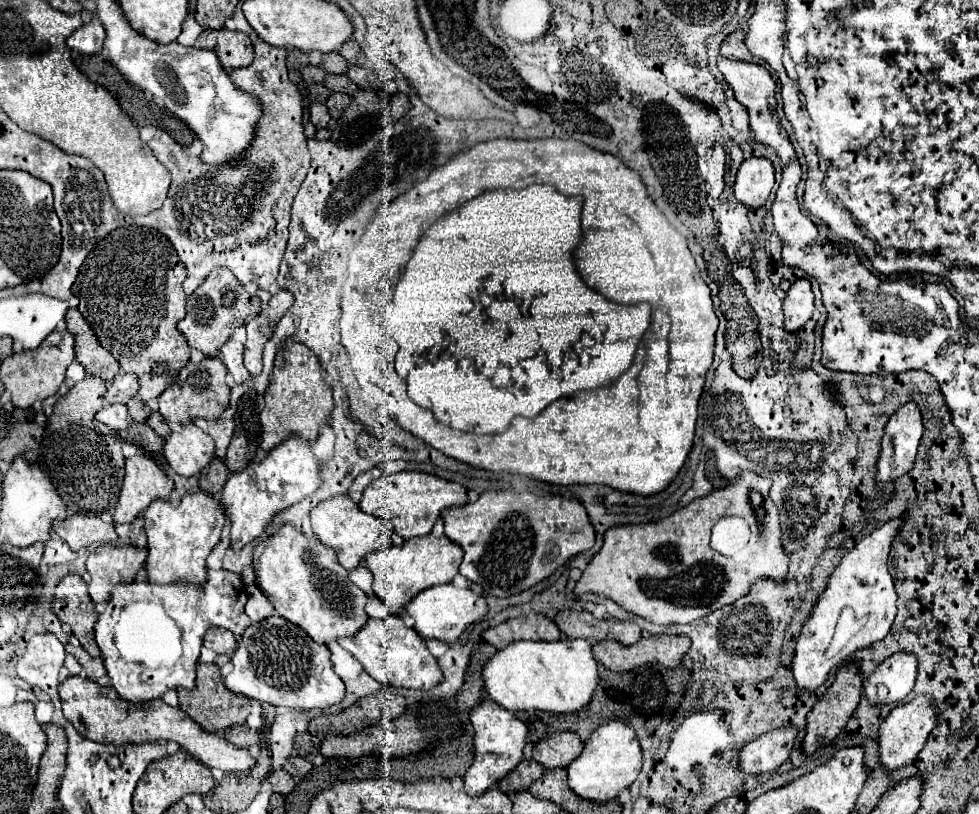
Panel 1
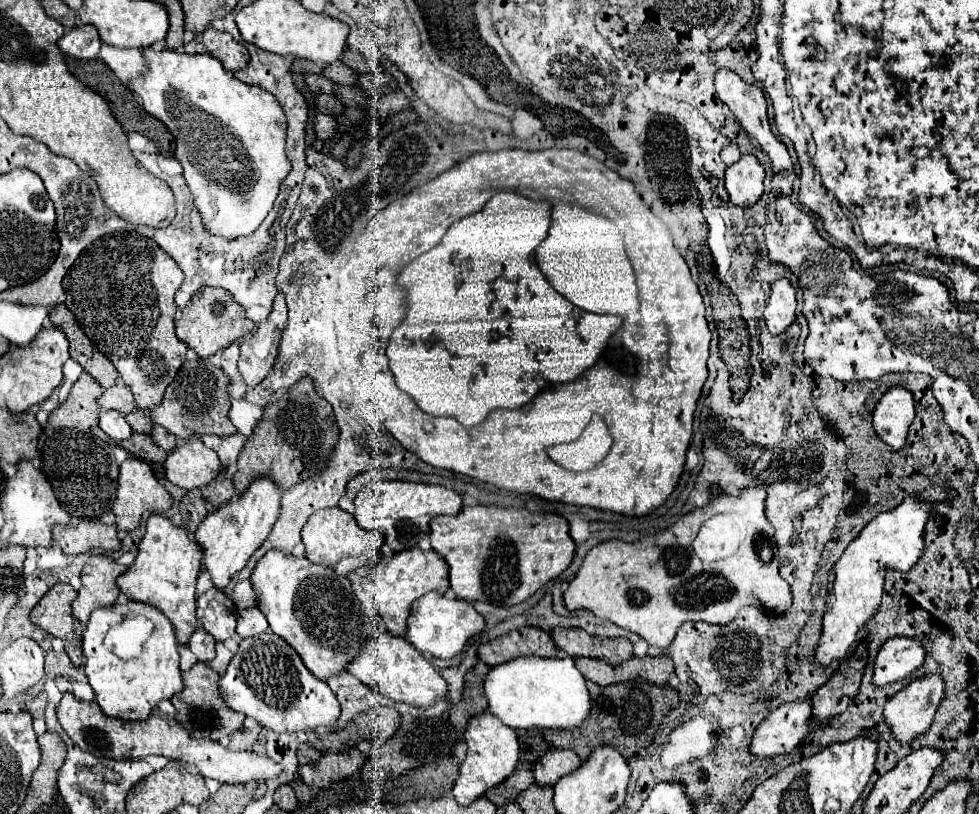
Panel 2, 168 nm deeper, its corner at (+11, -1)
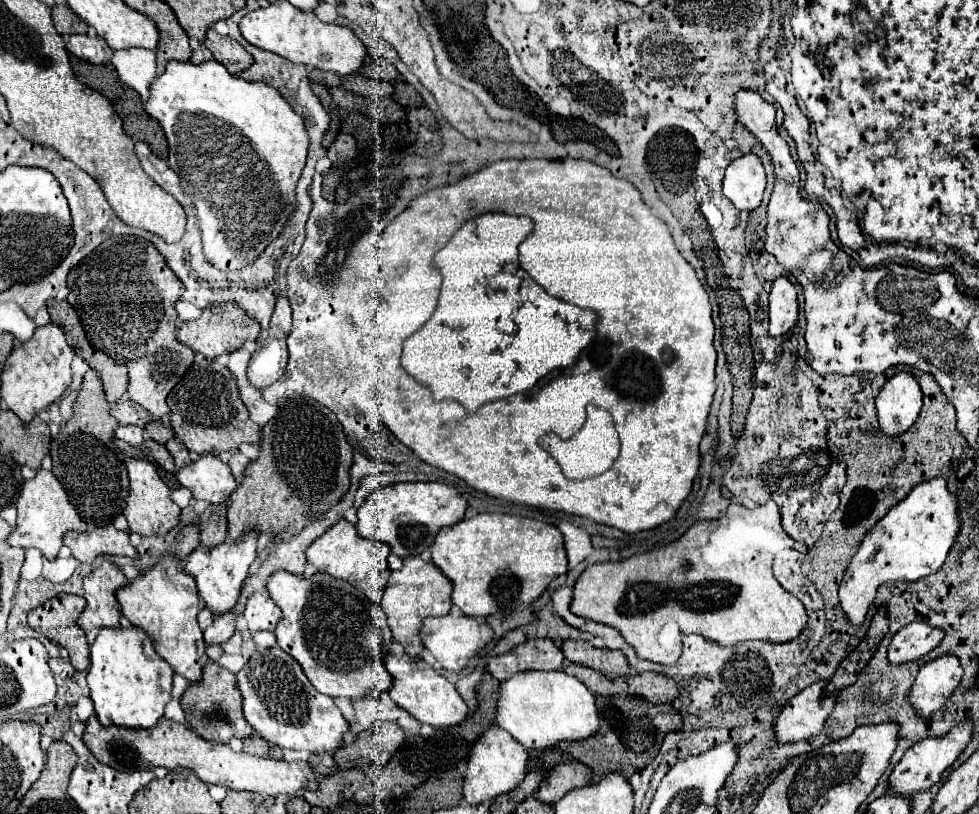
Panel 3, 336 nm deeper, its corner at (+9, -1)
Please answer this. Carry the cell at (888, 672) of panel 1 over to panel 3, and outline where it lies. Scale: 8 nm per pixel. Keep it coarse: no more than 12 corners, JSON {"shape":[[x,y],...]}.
{"shape":[[911,623],[893,635],[891,665],[917,661],[941,643],[943,631]]}

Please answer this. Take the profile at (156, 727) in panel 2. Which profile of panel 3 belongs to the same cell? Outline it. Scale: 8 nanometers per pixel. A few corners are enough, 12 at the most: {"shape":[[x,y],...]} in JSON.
{"shape":[[161,717],[153,729],[85,721],[83,743],[119,771],[187,767],[205,783],[289,795],[307,761],[235,753]]}

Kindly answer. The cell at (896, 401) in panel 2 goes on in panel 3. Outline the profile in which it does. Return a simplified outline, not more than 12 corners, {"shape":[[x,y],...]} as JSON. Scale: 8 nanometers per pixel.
{"shape":[[897,373],[877,395],[879,427],[905,433],[921,411],[911,373]]}

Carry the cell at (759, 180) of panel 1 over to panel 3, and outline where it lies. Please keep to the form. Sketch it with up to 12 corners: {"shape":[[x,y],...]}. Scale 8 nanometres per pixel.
{"shape":[[757,155],[729,163],[723,195],[753,211],[765,191]]}

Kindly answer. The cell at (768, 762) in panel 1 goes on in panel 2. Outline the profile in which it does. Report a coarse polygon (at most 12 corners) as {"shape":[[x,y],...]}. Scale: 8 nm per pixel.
{"shape":[[809,699],[779,705],[757,727],[751,753],[789,753],[809,733]]}

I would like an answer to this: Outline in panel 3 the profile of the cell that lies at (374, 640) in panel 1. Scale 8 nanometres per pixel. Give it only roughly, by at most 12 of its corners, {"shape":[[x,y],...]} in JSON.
{"shape":[[385,655],[389,697],[417,721],[449,727],[465,701],[423,659]]}

